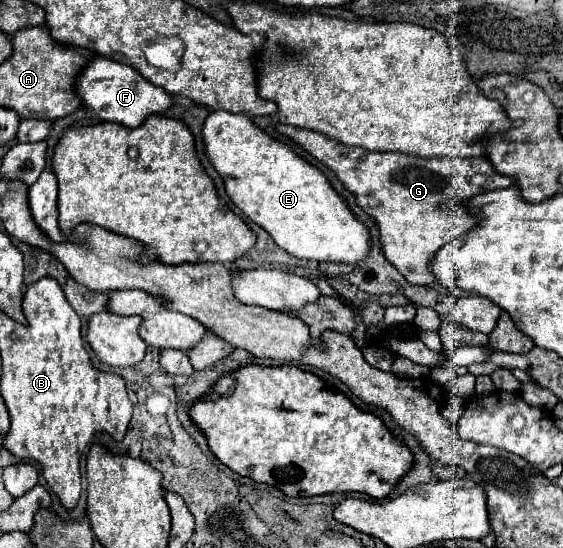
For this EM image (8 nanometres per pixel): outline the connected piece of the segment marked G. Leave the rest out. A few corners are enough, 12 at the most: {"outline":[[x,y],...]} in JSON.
{"outline":[[274,129],[330,167],[384,257],[430,285],[476,219],[440,209],[514,185],[484,157],[412,157]]}

